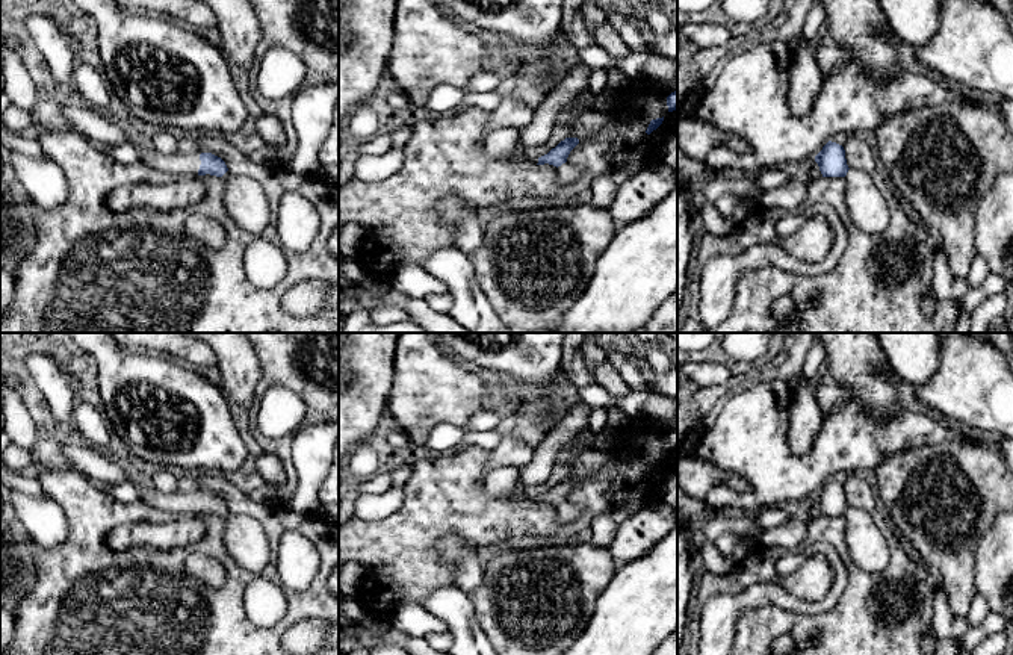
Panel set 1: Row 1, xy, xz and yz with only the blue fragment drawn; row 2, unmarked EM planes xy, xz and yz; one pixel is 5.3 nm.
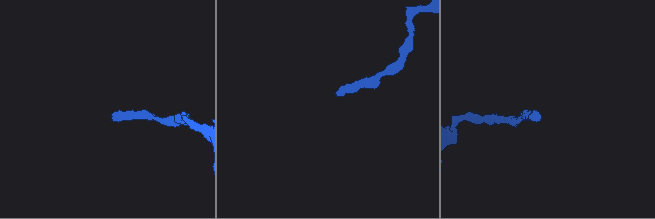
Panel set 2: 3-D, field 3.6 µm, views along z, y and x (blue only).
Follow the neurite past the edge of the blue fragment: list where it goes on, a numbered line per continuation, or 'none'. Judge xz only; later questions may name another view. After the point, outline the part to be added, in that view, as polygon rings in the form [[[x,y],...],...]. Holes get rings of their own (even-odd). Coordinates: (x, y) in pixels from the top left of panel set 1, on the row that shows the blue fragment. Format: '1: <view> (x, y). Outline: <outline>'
1: xz (567, 173). Outline: [[[565,162],[561,166],[558,166],[556,171],[558,171],[558,183],[568,185],[579,178],[582,166]]]

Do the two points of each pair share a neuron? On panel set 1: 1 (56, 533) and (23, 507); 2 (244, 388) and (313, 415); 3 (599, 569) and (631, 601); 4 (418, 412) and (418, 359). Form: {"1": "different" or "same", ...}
{"1": "same", "2": "different", "3": "different", "4": "same"}

